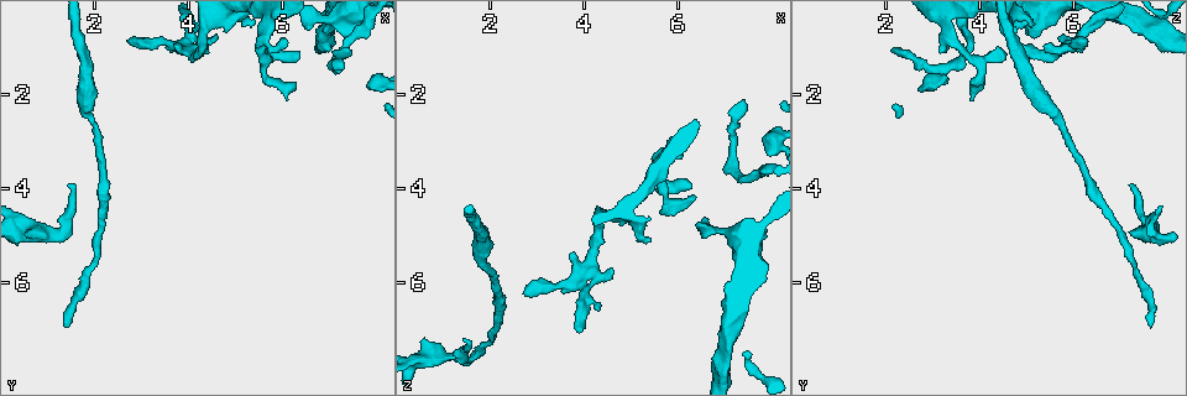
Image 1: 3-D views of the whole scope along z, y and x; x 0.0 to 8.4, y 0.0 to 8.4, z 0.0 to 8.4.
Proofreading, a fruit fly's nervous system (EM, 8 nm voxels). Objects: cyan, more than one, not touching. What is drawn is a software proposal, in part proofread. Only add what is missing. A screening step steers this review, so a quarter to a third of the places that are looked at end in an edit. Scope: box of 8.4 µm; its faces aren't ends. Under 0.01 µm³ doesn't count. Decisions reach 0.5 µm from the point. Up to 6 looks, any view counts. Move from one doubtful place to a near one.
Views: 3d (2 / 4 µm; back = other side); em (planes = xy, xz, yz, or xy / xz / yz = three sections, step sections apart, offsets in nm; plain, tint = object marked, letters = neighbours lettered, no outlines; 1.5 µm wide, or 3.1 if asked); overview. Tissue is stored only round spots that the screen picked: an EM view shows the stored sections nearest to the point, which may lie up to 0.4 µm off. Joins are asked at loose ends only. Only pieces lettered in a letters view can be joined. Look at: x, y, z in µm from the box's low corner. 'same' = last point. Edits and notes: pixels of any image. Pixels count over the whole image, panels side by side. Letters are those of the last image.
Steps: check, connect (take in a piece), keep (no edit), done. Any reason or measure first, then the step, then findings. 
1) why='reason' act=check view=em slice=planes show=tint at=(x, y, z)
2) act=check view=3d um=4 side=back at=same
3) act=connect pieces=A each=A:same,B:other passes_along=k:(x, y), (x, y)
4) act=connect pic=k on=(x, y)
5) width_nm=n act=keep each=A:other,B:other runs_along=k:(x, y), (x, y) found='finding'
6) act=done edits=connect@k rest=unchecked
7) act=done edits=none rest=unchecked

why='free end' act=check view=em slice=planes show=letters at=(1.50, 3.85, 7.20)

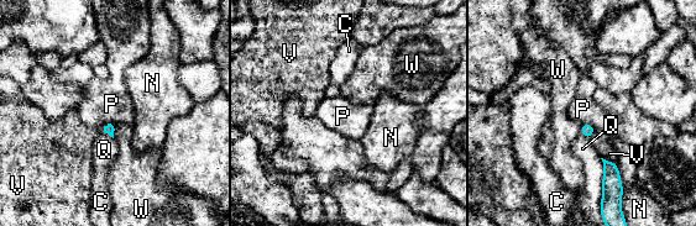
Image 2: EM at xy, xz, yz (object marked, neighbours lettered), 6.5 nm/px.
act=keep each=C:other,N:other,P:other,Q:other,V:other,W:other border=2:(582, 122), (590, 124), (595, 130) found='no lettered piece goes on from it'

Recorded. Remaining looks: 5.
why='free end' act=check view=em slice=planes show=letters at=(2.70, 0.90, 6.15)

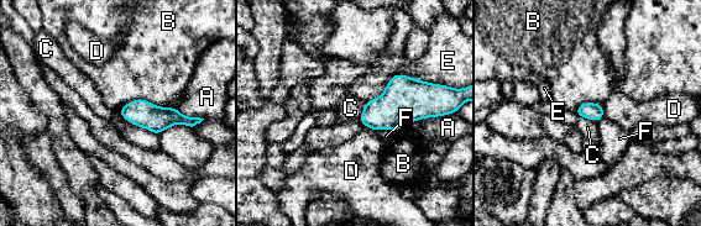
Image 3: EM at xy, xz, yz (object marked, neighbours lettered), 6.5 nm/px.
longest_contact=B:360nm act=keep each=A:other,B:other,C:other,D:other,E:other,F:other found='none of them fits'

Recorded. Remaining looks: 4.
why='free end' act=check view=3d um=2 at=(1.45, 7.00, 7.60)

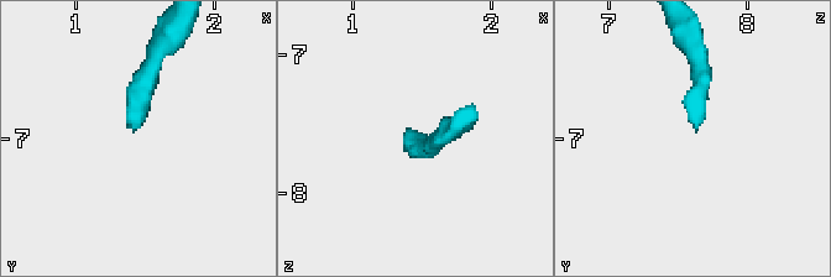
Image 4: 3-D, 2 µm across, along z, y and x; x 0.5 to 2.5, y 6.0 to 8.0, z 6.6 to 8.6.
why='shape alone is not enough' act=check view=em slice=xy step=8 show=tint at=(1.42, 6.92, 7.62)

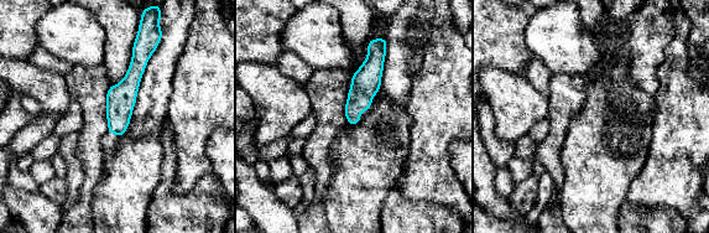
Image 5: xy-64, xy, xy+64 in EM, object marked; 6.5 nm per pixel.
act=check view=em slice=planes show=letters at=same

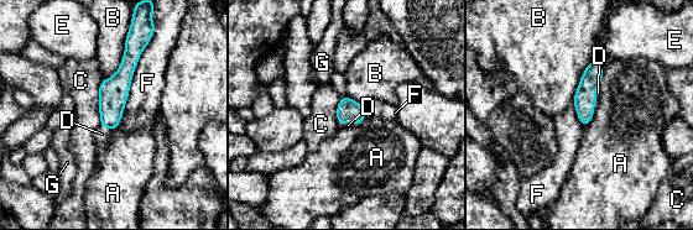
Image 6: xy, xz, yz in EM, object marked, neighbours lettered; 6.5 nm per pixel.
width_nm=130 act=connect pieces=D each=A:other,B:other,C:other,D:same,E:other,F:other,G:other found='the cell continues'

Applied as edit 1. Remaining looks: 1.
act=done edits=connect@6 rest=unchecked

